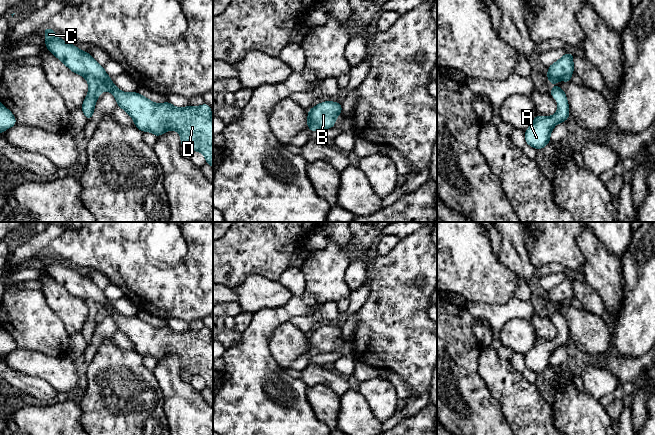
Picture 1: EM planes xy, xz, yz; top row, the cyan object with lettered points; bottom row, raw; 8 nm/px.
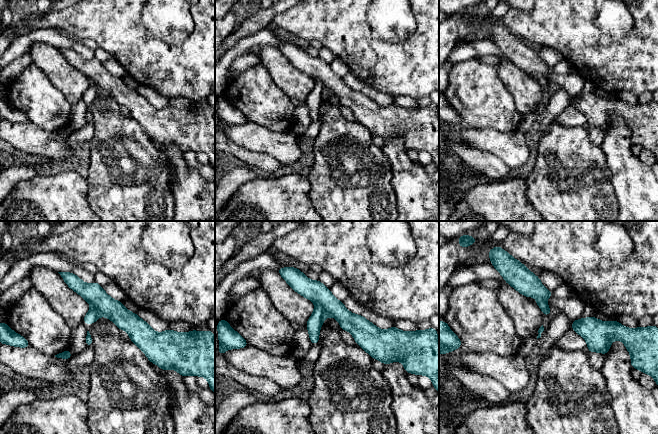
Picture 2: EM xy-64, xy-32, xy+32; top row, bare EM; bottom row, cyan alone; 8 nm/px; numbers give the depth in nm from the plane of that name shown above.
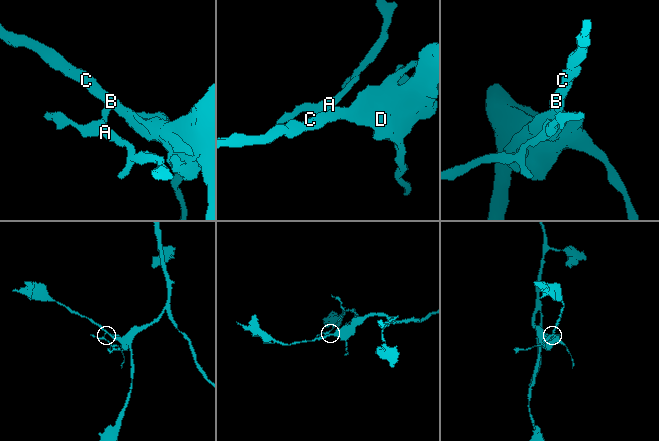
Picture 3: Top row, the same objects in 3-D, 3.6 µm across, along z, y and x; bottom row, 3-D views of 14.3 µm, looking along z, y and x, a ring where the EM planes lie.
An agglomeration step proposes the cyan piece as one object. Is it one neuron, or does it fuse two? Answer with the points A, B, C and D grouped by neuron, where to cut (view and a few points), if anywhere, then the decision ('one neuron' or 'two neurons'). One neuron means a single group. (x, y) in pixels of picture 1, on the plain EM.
A / B C D; cut in xy along (85, 300), (93, 300), (98, 305), (102, 314); two neurons

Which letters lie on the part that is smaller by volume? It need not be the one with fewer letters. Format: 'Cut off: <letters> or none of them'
Cut off: A

